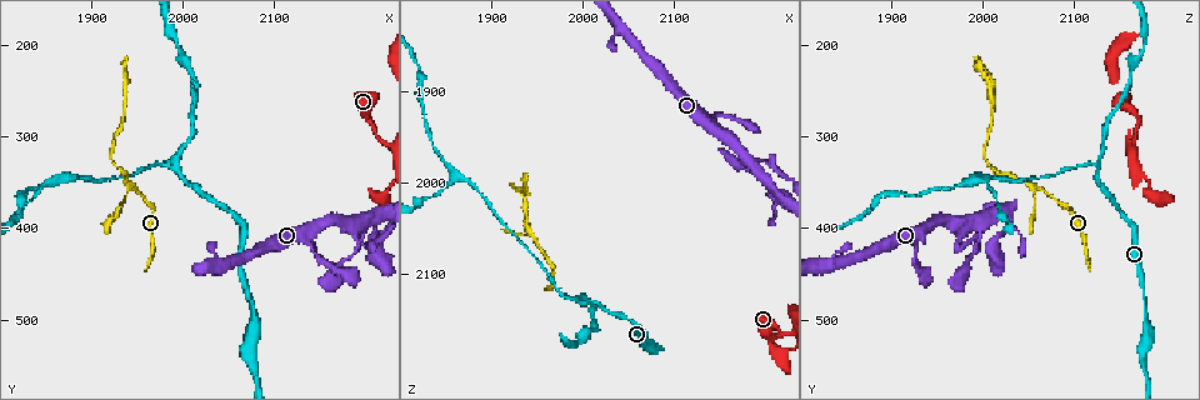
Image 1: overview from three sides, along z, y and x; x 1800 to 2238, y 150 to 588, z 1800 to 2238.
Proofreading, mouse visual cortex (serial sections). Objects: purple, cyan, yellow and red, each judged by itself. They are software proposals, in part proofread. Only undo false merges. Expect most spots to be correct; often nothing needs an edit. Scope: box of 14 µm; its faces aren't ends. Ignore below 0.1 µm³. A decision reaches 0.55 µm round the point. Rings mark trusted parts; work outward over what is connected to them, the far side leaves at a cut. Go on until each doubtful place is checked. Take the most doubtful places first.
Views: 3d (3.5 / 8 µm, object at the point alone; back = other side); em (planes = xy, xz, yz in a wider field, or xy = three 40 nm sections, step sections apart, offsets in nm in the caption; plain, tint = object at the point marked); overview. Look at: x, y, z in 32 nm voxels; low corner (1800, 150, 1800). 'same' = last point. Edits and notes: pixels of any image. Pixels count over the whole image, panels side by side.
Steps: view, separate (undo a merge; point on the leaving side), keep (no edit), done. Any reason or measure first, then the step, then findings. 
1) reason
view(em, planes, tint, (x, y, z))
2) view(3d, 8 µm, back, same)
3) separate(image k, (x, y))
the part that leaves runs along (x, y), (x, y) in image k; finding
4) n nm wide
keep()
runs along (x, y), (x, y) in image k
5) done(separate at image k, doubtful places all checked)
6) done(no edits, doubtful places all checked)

a fork
view(3d, 8 µm, (1995, 335, 2130))

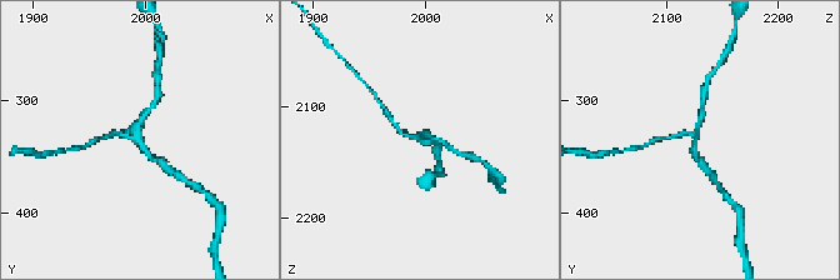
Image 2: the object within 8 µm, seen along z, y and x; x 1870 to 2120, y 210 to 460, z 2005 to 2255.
3 arms; arms of 150, 150, 200 nm; shape alone is not enough
view(em, xy, step 5, tint, (1992, 336, 2126))

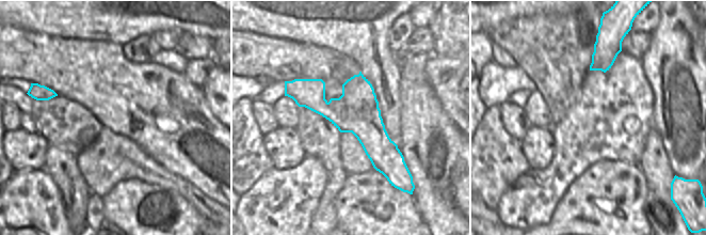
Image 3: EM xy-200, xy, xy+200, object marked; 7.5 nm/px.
keep()
runs along (163, 161), (135, 138), (110, 135) in image 2; continuous, no second cell

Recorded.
three arms meet
view(3d, 3.5 µm, (1865, 350, 1995))

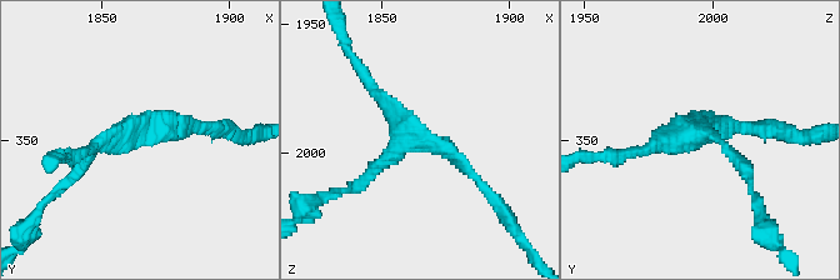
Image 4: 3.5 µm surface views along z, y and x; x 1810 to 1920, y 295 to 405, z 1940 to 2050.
3 arms; arms of 150, 150, 200 nm
view(em, xy, step 2, tint, (1862, 346, 1994))

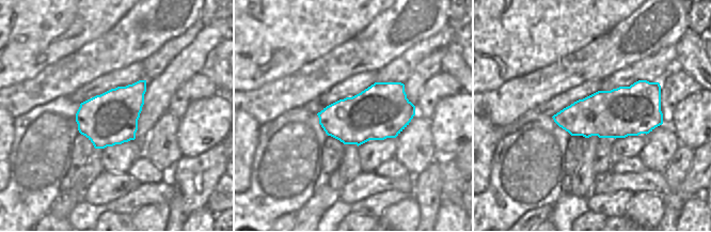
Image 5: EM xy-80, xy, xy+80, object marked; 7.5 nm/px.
cut it another way
view(em, planes, tint, same)

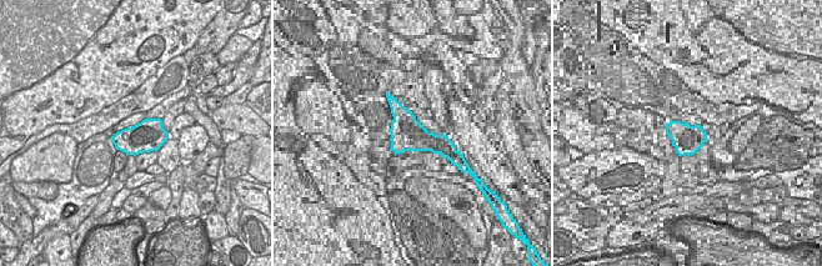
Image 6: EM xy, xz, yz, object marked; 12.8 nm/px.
keep()
runs along (478, 180), (405, 129), (363, 74) in image 4; one cell here

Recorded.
abrupt turn
view(3d, 3.5 µm, back, (2200, 415, 1975))

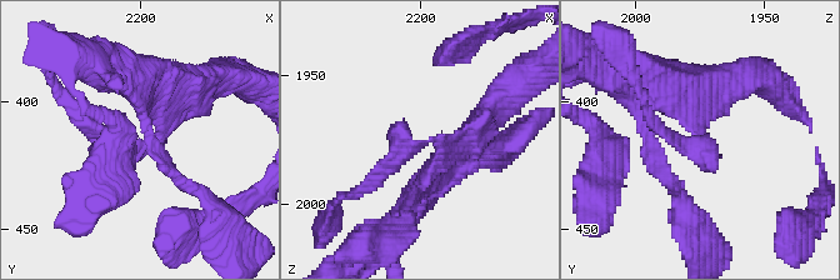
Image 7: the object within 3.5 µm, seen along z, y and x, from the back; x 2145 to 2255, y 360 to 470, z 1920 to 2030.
view(em, xy, step 3, tint, (2200, 419, 1976))

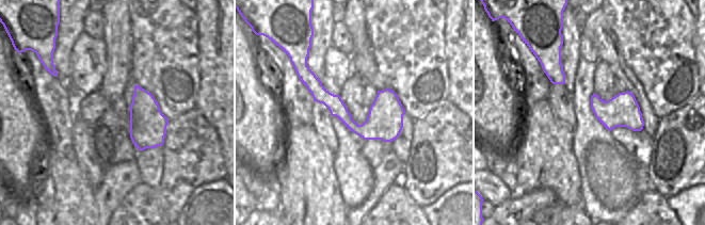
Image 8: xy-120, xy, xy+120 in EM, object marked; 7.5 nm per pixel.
arms of 200, 300 nm
keep()
runs along (304, 65), (356, 129), (396, 133) in image 8; continuous, no second cell

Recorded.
done(no edits, doubtful places all checked)

